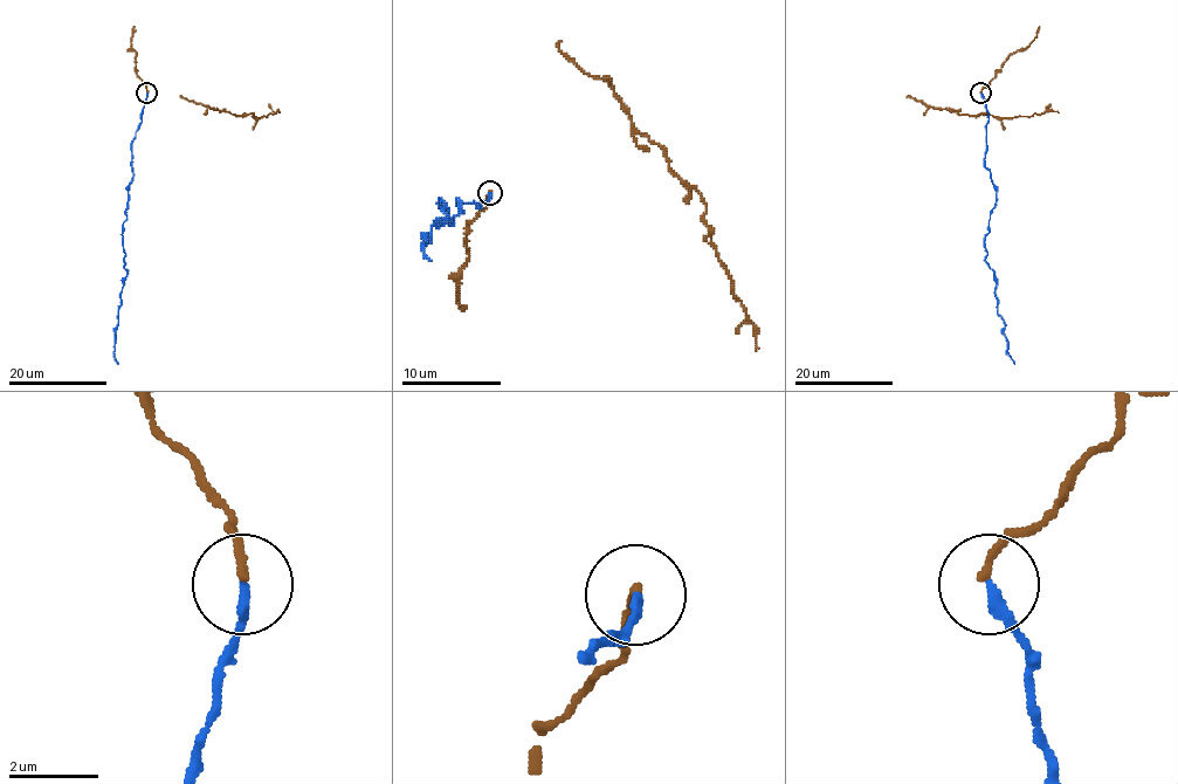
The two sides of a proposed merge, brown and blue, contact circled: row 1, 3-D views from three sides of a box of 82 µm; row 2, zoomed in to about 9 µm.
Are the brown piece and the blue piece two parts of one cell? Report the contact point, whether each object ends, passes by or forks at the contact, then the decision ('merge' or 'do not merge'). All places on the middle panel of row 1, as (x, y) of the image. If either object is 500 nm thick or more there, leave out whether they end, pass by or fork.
at (489, 192); brown ends there; blue ends there; merge

